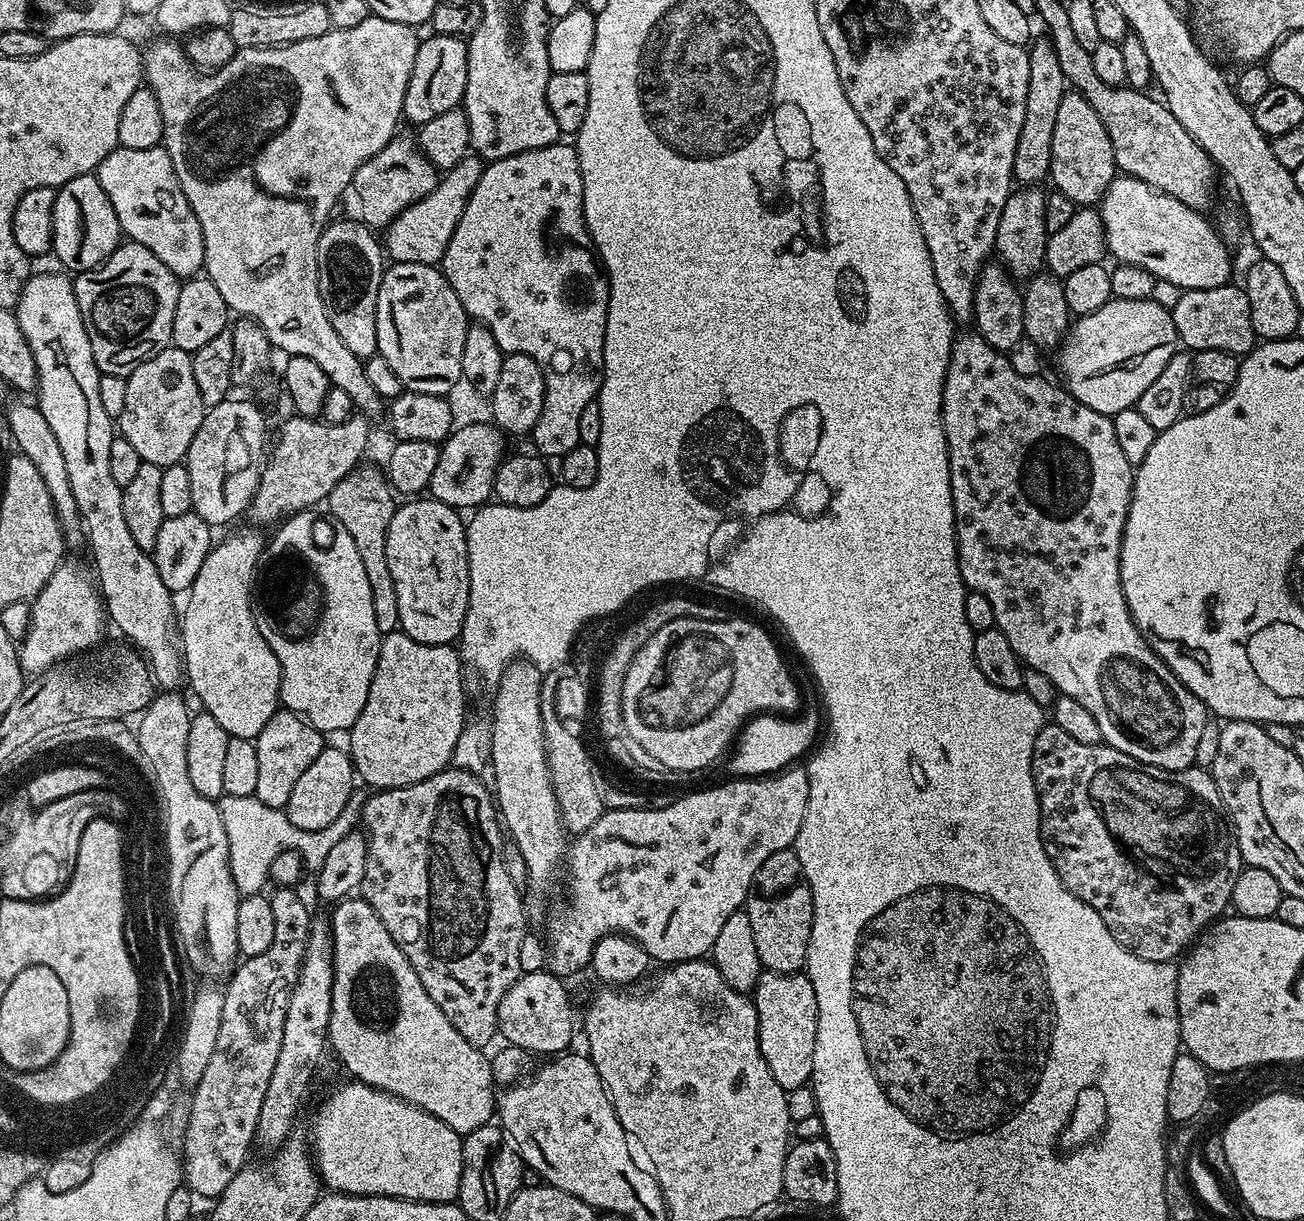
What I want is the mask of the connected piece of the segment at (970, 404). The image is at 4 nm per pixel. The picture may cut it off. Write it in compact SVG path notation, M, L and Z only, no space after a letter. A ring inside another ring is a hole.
M969 330L961 336L959 333L952 341L952 353L944 379L942 414L948 443L952 505L956 519L956 556L960 560L960 573L965 585L990 601L996 627L1002 630L1002 634L1006 634L1021 664L1046 674L1046 678L1050 678L1059 695L1074 698L1074 702L1086 706L1086 710L1094 714L1094 719L1098 721L1098 730L1102 730L1104 735L1103 743L1114 750L1122 750L1122 754L1130 754L1130 758L1138 762L1158 766L1162 770L1181 772L1184 768L1193 767L1198 738L1201 737L1202 728L1210 721L1210 713L1193 692L1182 686L1182 682L1168 669L1166 662L1162 662L1162 658L1158 658L1155 650L1144 640L1138 626L1132 621L1126 598L1122 594L1120 551L1132 501L1134 466L1126 462L1122 449L1118 447L1112 417L1098 414L1098 410L1090 410L1090 406L1082 406L1082 402L1073 398L1068 389L1059 383L1051 384L1040 376L1027 376L1026 373L1019 372L1008 359L1005 353L994 350L990 342L983 340L979 332Z

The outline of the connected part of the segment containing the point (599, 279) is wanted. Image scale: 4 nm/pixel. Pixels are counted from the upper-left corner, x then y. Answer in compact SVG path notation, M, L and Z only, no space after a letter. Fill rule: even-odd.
M557 142L550 146L542 146L541 148L535 148L534 150L526 150L522 154L514 154L510 158L502 158L501 160L491 161L485 167L482 178L478 182L478 186L474 186L474 194L470 194L470 202L466 202L466 210L462 214L462 222L458 222L458 226L454 230L454 238L450 238L450 246L446 246L446 254L442 261L442 271L448 280L448 284L454 290L454 294L458 294L458 302L462 302L464 311L468 313L469 317L473 321L485 324L490 330L490 334L494 334L494 342L498 342L498 346L504 354L510 352L521 352L526 354L530 358L534 358L534 362L538 362L538 366L542 370L544 375L544 381L546 382L546 398L544 399L544 405L542 406L542 414L538 414L538 422L534 426L534 430L530 434L530 441L537 453L544 458L559 458L565 456L570 450L574 450L574 446L580 444L578 438L578 422L580 422L580 415L582 410L586 410L586 406L590 406L600 394L600 384L604 381L604 335L606 334L606 322L608 321L608 277L593 249L592 236L588 232L588 227L584 221L584 187L582 186L582 170L580 169L580 163L578 162L578 154L575 147L571 143L564 144L565 142Z

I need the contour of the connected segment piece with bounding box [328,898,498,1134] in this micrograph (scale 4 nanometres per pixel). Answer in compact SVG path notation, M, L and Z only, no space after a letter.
M345 898L333 908L336 909L330 915L330 923L334 942L334 986L328 1043L352 1075L349 1077L434 1114L434 1118L446 1122L450 1130L461 1134L493 1123L498 1108L498 1088L492 1078L489 1057L454 1030L450 1018L446 1018L438 1002L426 994L422 978L414 974L414 966L410 966L406 954L402 954L366 901Z

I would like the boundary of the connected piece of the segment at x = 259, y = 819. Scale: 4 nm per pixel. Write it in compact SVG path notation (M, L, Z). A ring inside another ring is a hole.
M358 786L355 787L351 794L349 801L346 802L345 807L341 811L340 814L336 818L334 818L334 821L331 822L330 826L324 827L322 830L318 831L308 831L308 830L301 830L296 826L294 823L290 822L288 818L286 818L286 814L283 809L280 808L274 808L270 806L266 806L265 803L262 803L260 799L258 799L256 796L246 796L246 795L223 795L220 797L220 799L217 801L217 804L219 806L219 813L222 814L222 822L223 825L226 828L226 834L227 834L227 840L228 840L228 861L231 862L231 876L234 878L235 886L239 891L241 892L241 895L257 895L263 888L261 888L264 884L267 885L268 874L270 870L270 865L278 856L284 852L298 852L300 853L300 856L303 857L305 860L305 867L312 872L317 872L320 870L323 862L326 862L326 857L328 854L330 854L331 847L335 846L336 843L339 841L339 839L344 838L349 835L352 831L355 831L363 821L363 813L365 804L368 801L370 792L367 787L364 786Z

